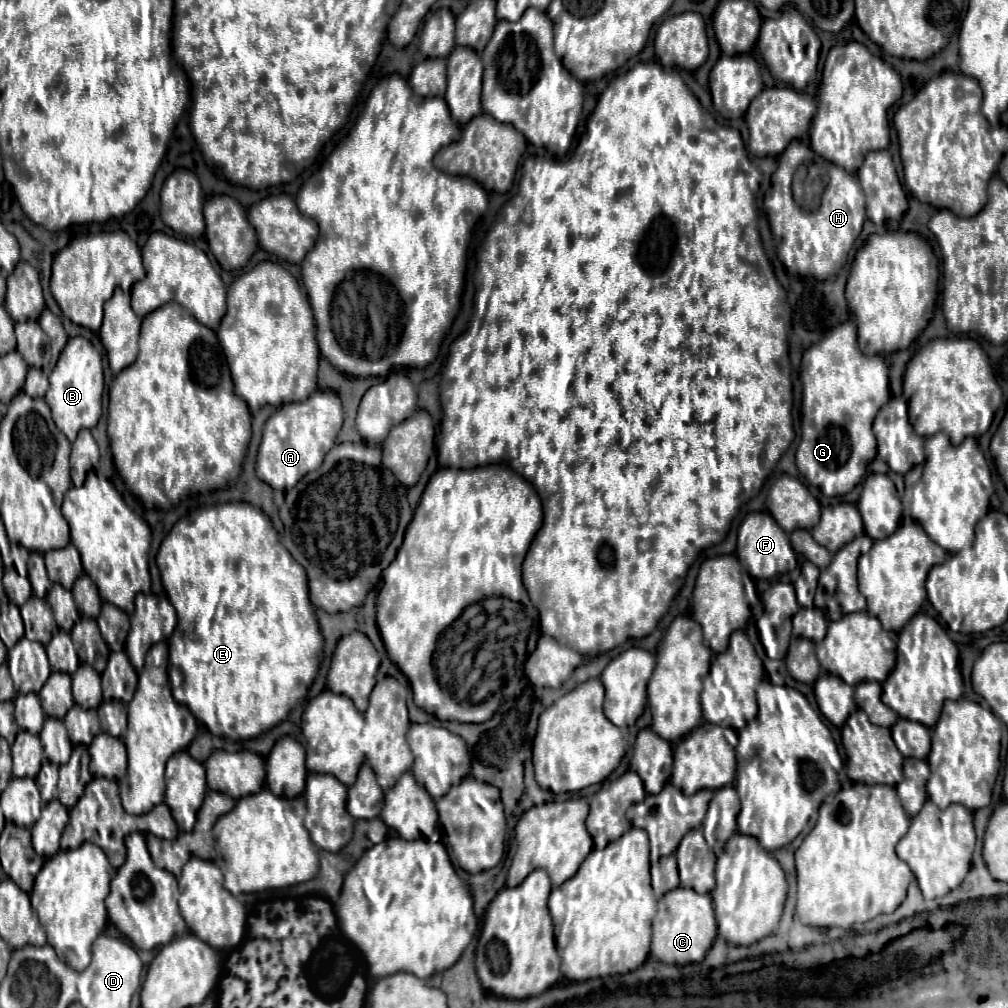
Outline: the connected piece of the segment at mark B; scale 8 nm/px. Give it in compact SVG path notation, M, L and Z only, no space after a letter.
M72 337L72 339L68 339L64 351L60 353L60 359L58 359L56 367L52 369L48 381L50 381L50 389L46 391L44 401L48 403L48 407L52 411L52 419L54 419L56 427L72 443L80 429L94 429L102 415L102 407L100 407L100 399L102 399L102 391L104 391L102 357L88 339Z

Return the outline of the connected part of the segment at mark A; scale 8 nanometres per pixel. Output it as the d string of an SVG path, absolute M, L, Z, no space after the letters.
M322 389L312 393L306 401L282 405L264 423L262 441L260 441L258 457L256 457L256 477L268 483L272 489L280 489L280 491L292 489L304 475L308 475L308 471L316 471L316 467L320 467L320 463L324 461L324 455L334 447L336 435L342 429L342 413L344 409L342 409L340 397L334 391L322 391Z

